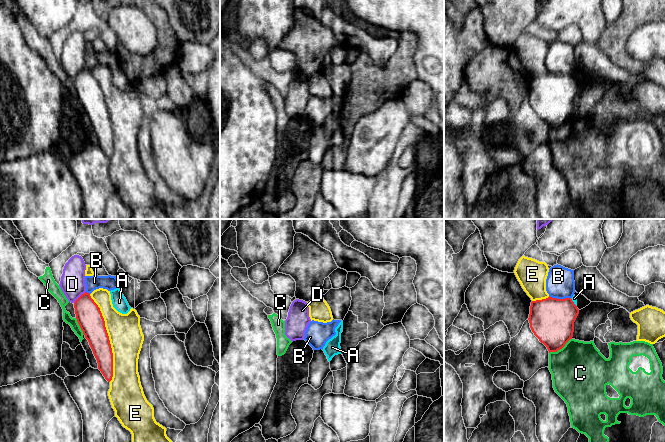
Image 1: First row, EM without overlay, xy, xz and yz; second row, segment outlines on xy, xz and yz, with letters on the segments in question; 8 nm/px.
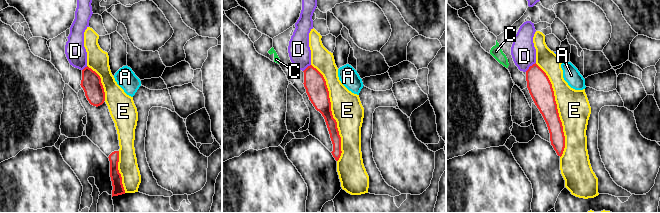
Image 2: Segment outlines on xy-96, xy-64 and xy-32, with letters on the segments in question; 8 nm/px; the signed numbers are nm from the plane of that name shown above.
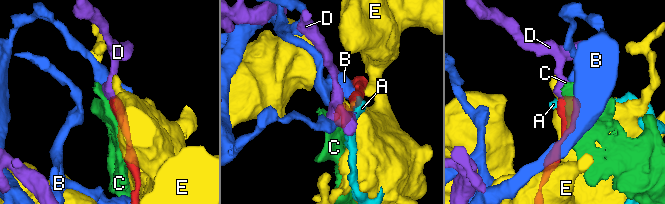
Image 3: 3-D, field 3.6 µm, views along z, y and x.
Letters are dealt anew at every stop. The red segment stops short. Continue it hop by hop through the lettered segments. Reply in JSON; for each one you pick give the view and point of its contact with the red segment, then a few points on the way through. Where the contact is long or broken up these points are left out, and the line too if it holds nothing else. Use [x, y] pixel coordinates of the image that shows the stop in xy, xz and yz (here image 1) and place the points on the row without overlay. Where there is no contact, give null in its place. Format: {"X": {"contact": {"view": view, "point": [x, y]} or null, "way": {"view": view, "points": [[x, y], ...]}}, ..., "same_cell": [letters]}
{"same_cell": []}

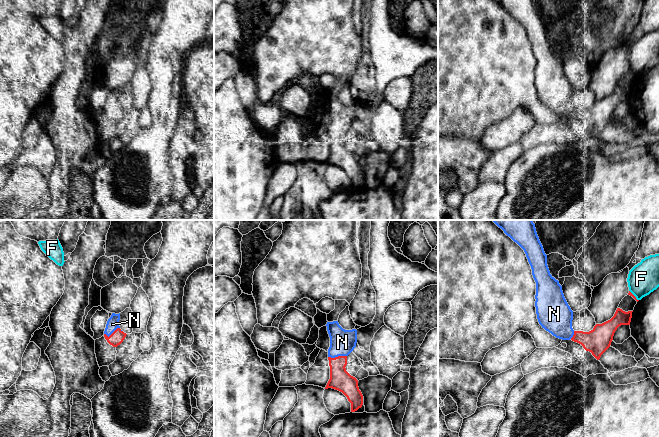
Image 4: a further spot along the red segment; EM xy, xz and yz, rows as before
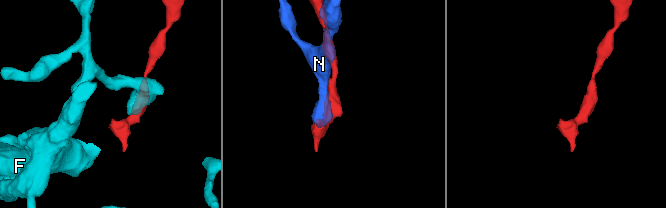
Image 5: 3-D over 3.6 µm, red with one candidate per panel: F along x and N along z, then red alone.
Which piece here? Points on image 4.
{"N": {"contact": {"view": "xz", "point": [338, 132]}}, "same_cell": ["N"]}

